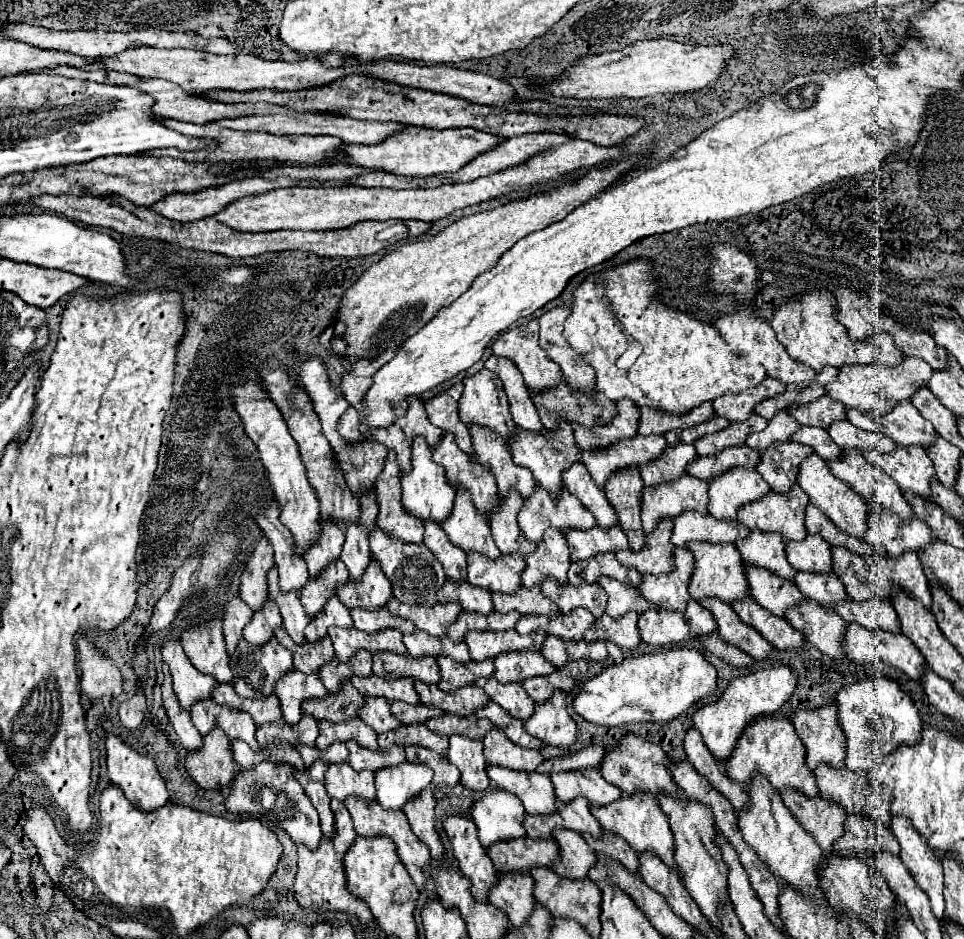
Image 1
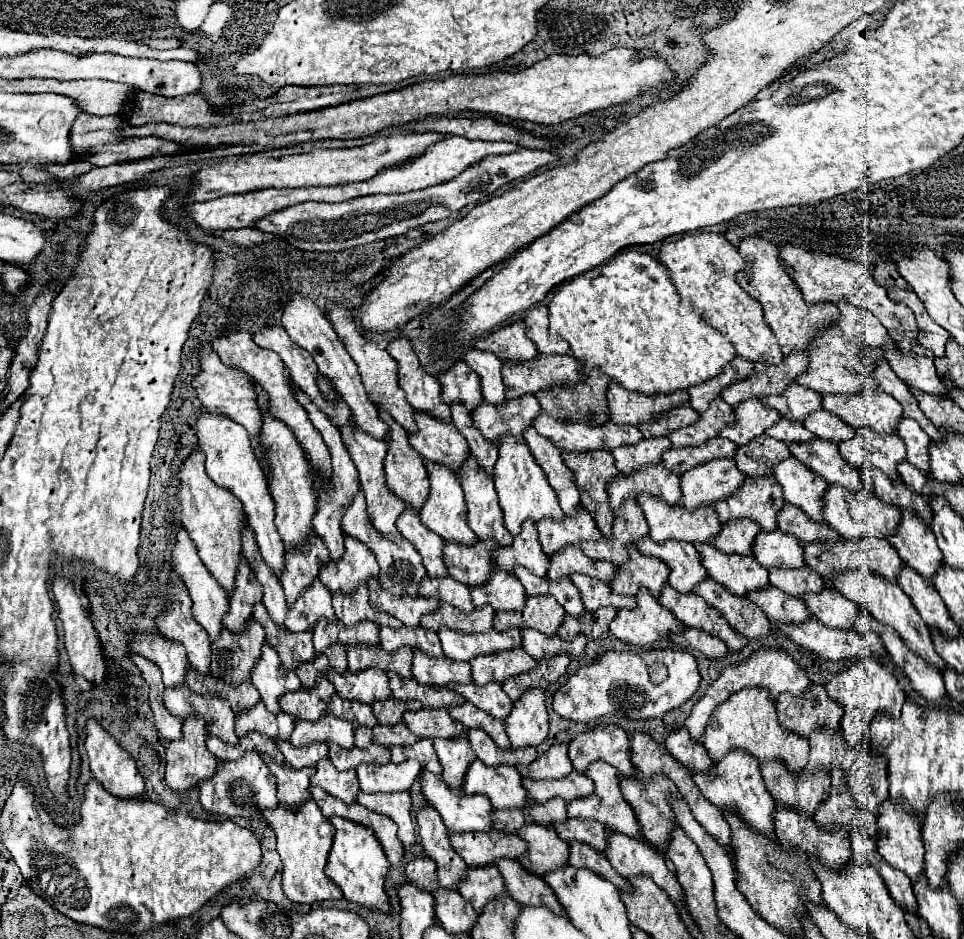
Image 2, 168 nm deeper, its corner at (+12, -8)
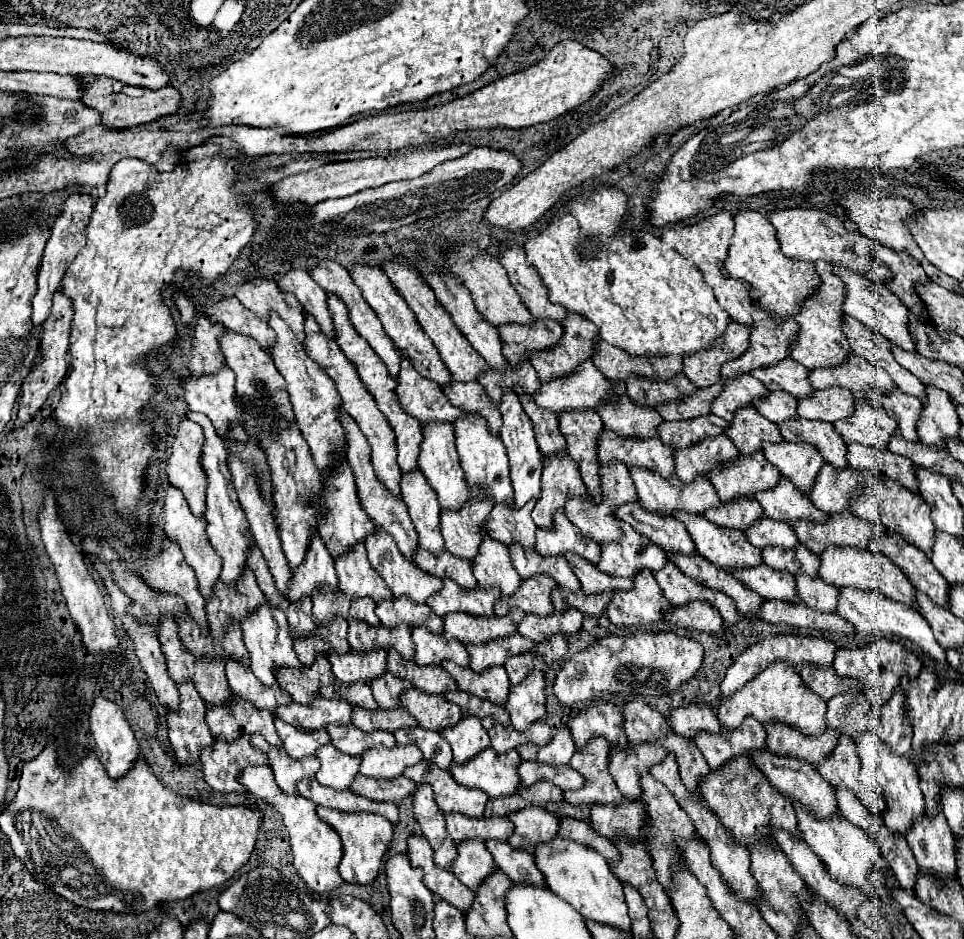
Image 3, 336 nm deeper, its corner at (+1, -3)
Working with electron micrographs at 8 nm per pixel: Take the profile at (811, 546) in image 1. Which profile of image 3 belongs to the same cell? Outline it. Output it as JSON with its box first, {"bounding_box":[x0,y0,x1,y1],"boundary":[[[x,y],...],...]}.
{"bounding_box":[745,517,799,547],"boundary":[[[761,517],[757,519],[757,523],[753,523],[747,531],[745,531],[747,541],[753,547],[795,547],[799,541],[793,535],[793,529],[787,527],[787,523],[781,521],[773,521],[769,517]]]}

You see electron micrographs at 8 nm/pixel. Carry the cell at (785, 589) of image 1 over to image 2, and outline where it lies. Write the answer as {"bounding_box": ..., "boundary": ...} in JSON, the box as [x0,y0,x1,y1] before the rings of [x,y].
{"bounding_box":[696,544,768,596],"boundary":[[[696,544],[696,550],[702,556],[704,568],[710,572],[718,584],[722,584],[734,596],[746,596],[748,592],[766,590],[768,570],[762,568],[754,558],[746,560],[744,556],[726,556],[724,552],[714,550],[710,544]]]}

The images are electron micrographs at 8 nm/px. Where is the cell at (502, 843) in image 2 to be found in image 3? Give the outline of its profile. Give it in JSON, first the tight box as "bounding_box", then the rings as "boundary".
{"bounding_box":[445,813,513,843],"boundary":[[[445,813],[445,821],[455,843],[465,839],[507,841],[513,833],[513,823],[507,817],[467,817],[463,813]]]}

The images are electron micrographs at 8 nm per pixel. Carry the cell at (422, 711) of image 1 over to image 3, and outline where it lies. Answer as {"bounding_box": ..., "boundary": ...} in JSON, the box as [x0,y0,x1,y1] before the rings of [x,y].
{"bounding_box":[371,673,411,709],"boundary":[[[385,673],[385,675],[371,681],[371,691],[373,691],[373,697],[379,703],[379,707],[393,709],[399,705],[399,693],[409,685],[411,685],[409,681],[397,679],[395,675]]]}

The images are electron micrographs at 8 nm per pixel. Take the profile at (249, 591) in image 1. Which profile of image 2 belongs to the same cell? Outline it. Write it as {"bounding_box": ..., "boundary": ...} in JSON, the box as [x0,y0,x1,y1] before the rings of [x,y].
{"bounding_box":[178,450,244,594],"boundary":[[[196,450],[180,468],[178,472],[182,486],[180,486],[180,504],[182,504],[182,524],[190,536],[190,540],[196,544],[198,548],[198,556],[204,562],[204,566],[212,572],[212,576],[218,580],[218,584],[228,590],[228,594],[232,594],[236,590],[236,572],[238,572],[238,564],[242,560],[242,538],[244,538],[244,512],[242,512],[242,504],[232,496],[232,492],[228,488],[216,486],[204,472],[204,456],[200,450]]]}

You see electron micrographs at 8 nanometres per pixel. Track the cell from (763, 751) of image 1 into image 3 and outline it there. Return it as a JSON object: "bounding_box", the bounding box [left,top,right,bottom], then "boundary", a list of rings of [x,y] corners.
{"bounding_box":[717,661,827,735],"boundary":[[[789,661],[771,663],[743,689],[733,693],[733,697],[723,697],[717,707],[717,717],[723,729],[739,727],[739,723],[743,723],[747,715],[751,715],[759,723],[781,721],[781,723],[799,727],[799,731],[809,733],[809,735],[819,735],[821,729],[825,729],[825,713],[827,713],[827,703],[819,699],[819,695],[815,695],[803,683],[803,679],[797,673],[797,667],[793,667]]]}

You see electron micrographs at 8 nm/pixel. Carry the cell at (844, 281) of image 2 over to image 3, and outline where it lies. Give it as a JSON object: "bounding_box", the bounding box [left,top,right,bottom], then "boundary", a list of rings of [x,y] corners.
{"bounding_box":[767,207,875,271],"boundary":[[[793,207],[793,209],[775,209],[767,213],[767,219],[777,229],[777,239],[781,243],[781,251],[785,257],[791,259],[805,259],[805,261],[837,261],[839,265],[853,269],[853,271],[871,271],[875,267],[875,259],[871,255],[875,241],[867,235],[859,235],[857,231],[849,231],[841,219],[835,215],[821,211],[821,209],[805,209],[805,207]]]}

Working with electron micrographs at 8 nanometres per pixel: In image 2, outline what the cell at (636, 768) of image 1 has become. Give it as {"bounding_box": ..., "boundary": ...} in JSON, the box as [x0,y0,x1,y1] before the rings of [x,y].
{"bounding_box":[568,724,640,778],"boundary":[[[608,724],[608,726],[598,726],[590,732],[578,734],[576,740],[570,742],[568,746],[570,752],[570,760],[576,768],[576,772],[586,774],[588,766],[592,762],[606,762],[612,764],[620,776],[626,778],[640,778],[638,768],[632,762],[632,752],[630,752],[630,738],[628,734],[616,726],[616,724]]]}

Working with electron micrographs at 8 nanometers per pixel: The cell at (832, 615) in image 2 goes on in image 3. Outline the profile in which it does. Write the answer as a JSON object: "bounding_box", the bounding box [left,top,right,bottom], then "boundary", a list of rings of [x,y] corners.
{"bounding_box":[795,573,837,613],"boundary":[[[805,573],[795,575],[795,591],[799,599],[823,613],[833,613],[837,607],[837,589],[819,577],[809,577]]]}

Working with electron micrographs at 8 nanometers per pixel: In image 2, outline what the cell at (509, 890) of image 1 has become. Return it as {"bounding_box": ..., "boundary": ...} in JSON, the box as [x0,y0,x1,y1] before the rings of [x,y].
{"bounding_box":[458,868,506,912],"boundary":[[[468,868],[466,880],[458,888],[458,892],[474,906],[476,912],[482,912],[490,902],[506,896],[506,884],[498,868]]]}

